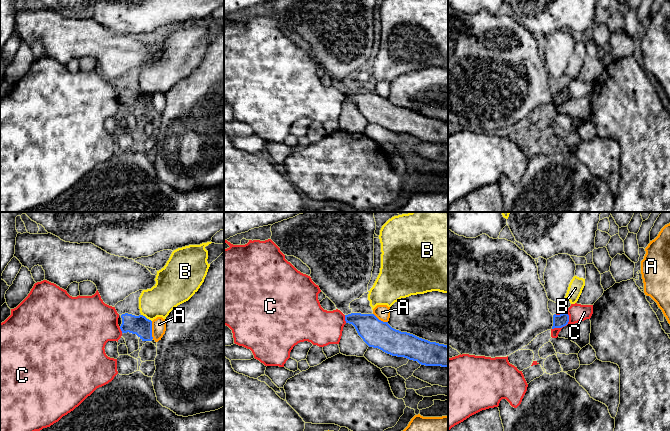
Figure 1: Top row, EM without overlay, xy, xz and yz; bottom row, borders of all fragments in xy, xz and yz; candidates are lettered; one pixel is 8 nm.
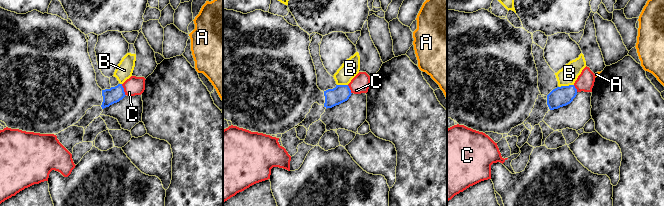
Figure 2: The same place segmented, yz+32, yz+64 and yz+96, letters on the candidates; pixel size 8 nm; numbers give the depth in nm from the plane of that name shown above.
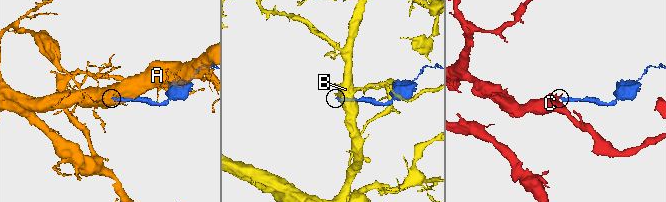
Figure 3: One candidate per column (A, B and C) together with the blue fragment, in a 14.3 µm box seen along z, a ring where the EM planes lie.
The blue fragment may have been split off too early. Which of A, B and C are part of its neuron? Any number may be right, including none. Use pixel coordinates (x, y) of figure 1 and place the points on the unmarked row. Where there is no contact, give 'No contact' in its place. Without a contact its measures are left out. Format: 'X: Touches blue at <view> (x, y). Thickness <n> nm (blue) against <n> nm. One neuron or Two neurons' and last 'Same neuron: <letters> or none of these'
A: Touches blue at xy (151, 106). Thickness 160 nm (blue) against 110 nm. Two neurons
B: Touches blue at xy (145, 93). Thickness 160 nm (blue) against 240 nm. Two neurons
C: Touches blue at yz (565, 101). Thickness 110 nm (blue) against 140 nm. Two neurons
Same neuron: none of these

